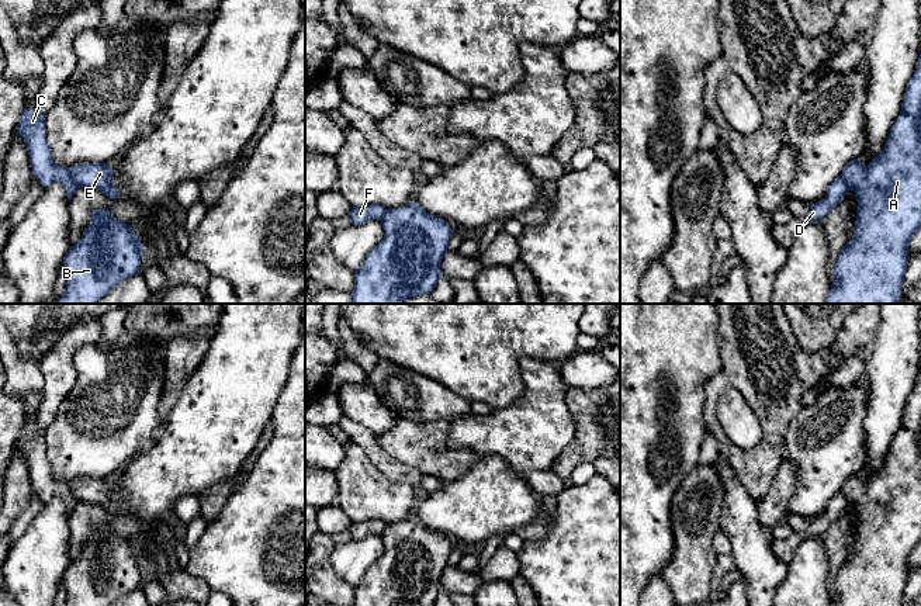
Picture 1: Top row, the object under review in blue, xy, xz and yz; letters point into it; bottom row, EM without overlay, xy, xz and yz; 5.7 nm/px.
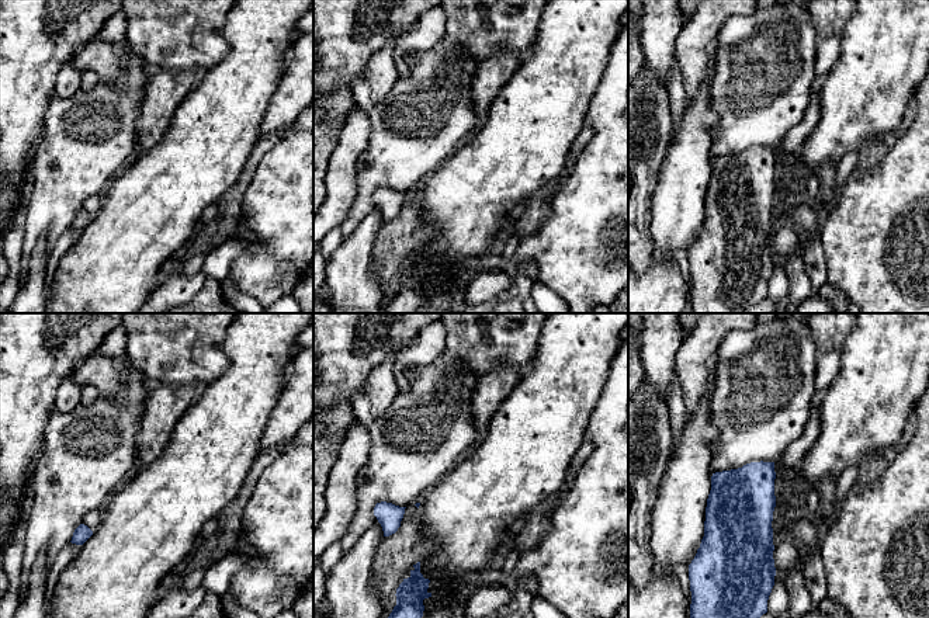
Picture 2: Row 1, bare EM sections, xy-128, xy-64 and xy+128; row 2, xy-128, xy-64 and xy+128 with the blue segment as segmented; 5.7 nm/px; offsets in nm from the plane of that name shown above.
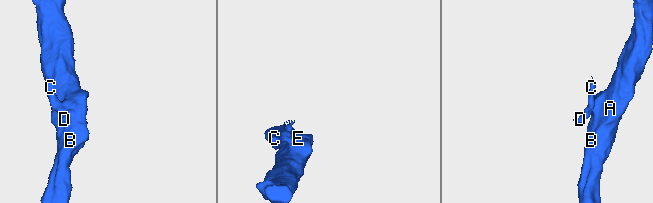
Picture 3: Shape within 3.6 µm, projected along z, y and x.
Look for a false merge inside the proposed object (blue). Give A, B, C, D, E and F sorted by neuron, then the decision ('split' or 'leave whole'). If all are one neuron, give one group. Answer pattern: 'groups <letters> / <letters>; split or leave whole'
groups A B E / C D F; split

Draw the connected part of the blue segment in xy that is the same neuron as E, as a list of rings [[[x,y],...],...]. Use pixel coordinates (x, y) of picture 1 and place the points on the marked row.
[[[83,163],[69,169],[72,180],[79,187],[87,187],[105,194],[110,198],[118,198],[120,191],[114,187],[114,173],[105,163]]]

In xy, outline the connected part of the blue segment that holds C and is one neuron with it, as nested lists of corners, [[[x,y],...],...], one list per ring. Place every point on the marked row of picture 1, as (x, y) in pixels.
[[[24,108],[15,135],[25,139],[32,173],[39,184],[42,187],[52,183],[62,184],[70,201],[80,187],[72,180],[70,170],[56,165],[52,159],[46,141],[45,114],[35,108]]]

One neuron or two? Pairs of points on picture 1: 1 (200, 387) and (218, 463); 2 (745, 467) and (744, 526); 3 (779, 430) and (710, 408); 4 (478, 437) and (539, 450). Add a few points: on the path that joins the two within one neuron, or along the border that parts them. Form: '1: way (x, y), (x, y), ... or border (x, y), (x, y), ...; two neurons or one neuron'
1: way (213, 405), (213, 445); one neuron
2: border (726, 460), (757, 502); two neurons
3: way (768, 408), (743, 383), (724, 383), (722, 385); one neuron
4: way (494, 437), (523, 437); one neuron

